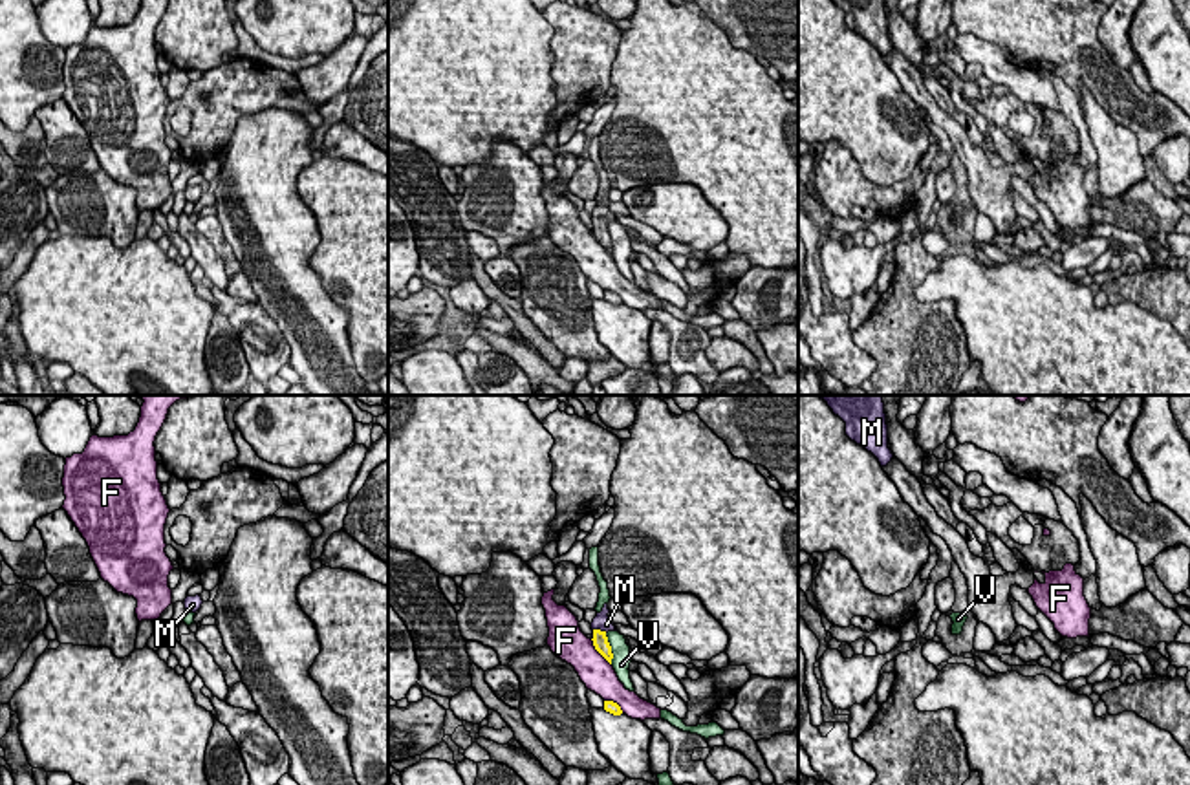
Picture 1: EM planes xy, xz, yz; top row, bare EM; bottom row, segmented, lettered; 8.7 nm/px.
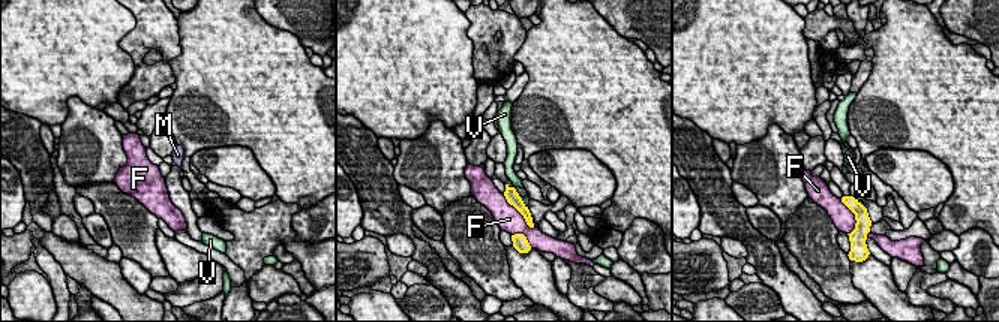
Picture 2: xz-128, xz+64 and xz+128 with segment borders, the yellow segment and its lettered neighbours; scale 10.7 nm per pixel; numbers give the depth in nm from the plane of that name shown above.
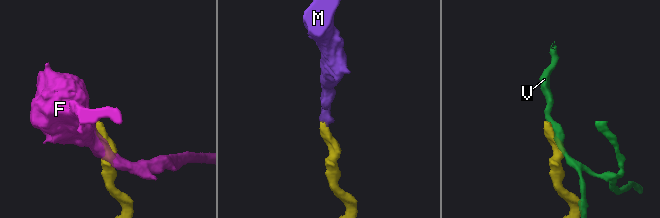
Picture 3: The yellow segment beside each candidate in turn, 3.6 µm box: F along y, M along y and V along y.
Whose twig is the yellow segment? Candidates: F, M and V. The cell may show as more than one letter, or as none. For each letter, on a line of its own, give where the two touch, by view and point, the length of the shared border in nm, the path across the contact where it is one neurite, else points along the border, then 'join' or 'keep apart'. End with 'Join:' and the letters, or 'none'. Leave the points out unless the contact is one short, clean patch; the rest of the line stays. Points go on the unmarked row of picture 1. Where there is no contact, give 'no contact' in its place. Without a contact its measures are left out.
F: xz (597, 240) | 300 nm | keep apart
M: xz (599, 220) | 130 nm | across xz (599, 229), (599, 220), (603, 213) | join
V: xz (610, 238) | 280 nm | keep apart
Join: M

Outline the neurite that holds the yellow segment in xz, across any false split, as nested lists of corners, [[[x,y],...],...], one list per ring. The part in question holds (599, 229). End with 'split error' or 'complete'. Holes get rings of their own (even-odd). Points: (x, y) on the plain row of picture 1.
[[[604,194],[602,201],[597,203],[597,207],[591,212],[591,220],[593,220],[593,236],[595,240],[611,254],[613,243],[611,243],[611,236],[608,232],[606,223],[608,221],[617,221],[613,212],[608,207],[610,199],[608,194]]]; split error

